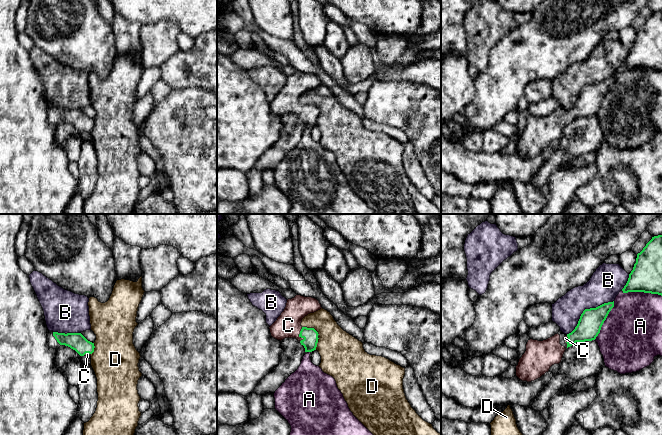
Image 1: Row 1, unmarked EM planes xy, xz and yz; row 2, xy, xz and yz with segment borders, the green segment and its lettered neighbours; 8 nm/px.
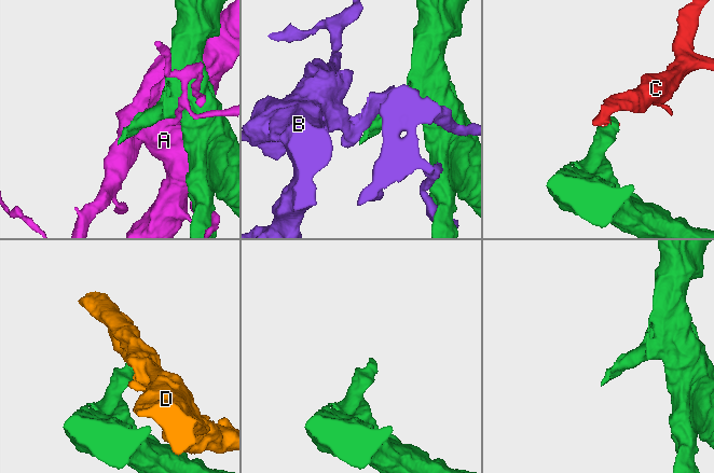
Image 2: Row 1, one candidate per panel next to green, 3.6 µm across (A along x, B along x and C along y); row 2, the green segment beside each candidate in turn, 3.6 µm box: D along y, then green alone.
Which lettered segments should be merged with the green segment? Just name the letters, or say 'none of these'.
C

